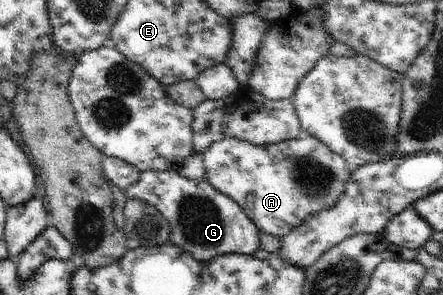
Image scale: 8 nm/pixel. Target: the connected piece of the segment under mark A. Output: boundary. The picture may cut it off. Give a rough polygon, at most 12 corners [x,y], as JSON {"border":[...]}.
{"border":[[308,134],[224,138],[205,178],[277,238],[331,208],[353,169]]}

